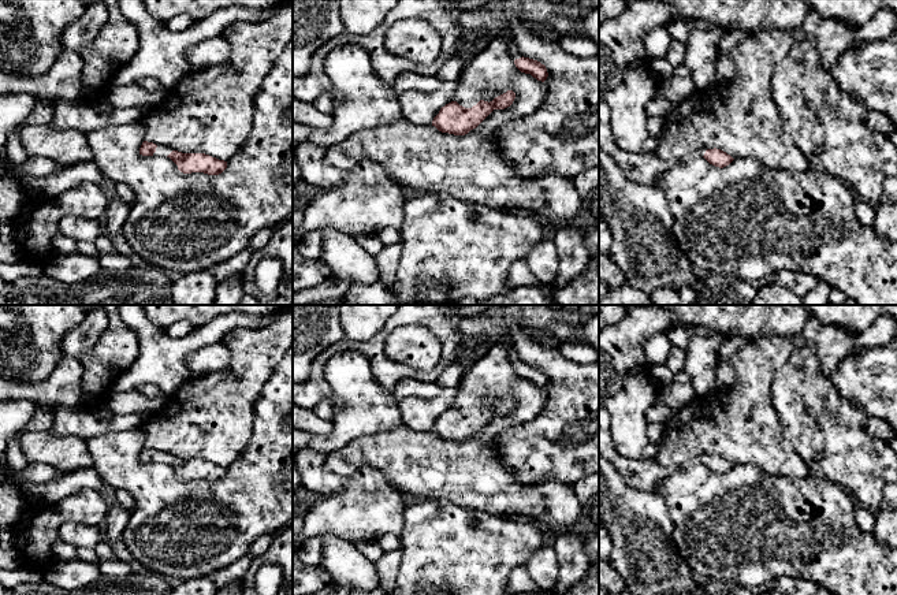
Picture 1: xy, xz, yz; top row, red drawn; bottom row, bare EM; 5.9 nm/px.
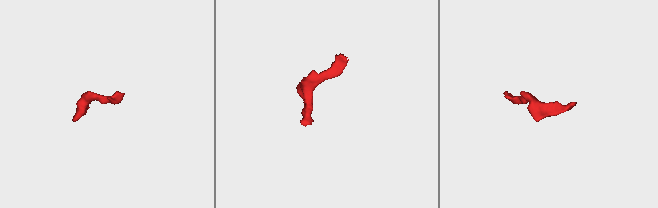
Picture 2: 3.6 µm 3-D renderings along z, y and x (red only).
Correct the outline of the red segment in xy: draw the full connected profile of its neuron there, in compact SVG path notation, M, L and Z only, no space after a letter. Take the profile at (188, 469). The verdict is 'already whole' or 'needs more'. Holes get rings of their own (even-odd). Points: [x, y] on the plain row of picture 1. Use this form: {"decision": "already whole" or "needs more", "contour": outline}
{"decision": "needs more", "contour": "M144 447L139 454L142 462L170 464L183 480L204 479L219 481L227 475L227 468L205 460L182 460L163 451Z"}

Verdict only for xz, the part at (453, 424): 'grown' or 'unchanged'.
grown

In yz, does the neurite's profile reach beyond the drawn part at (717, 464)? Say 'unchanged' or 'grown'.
grown

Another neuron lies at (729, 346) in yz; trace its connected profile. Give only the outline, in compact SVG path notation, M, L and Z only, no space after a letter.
M730 336L730 338L722 338L718 360L721 364L727 364L730 357L744 345L751 342L749 338L738 338L738 336Z

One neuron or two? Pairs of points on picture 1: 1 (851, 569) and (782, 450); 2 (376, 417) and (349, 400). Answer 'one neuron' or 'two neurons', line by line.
1: two neurons
2: one neuron

